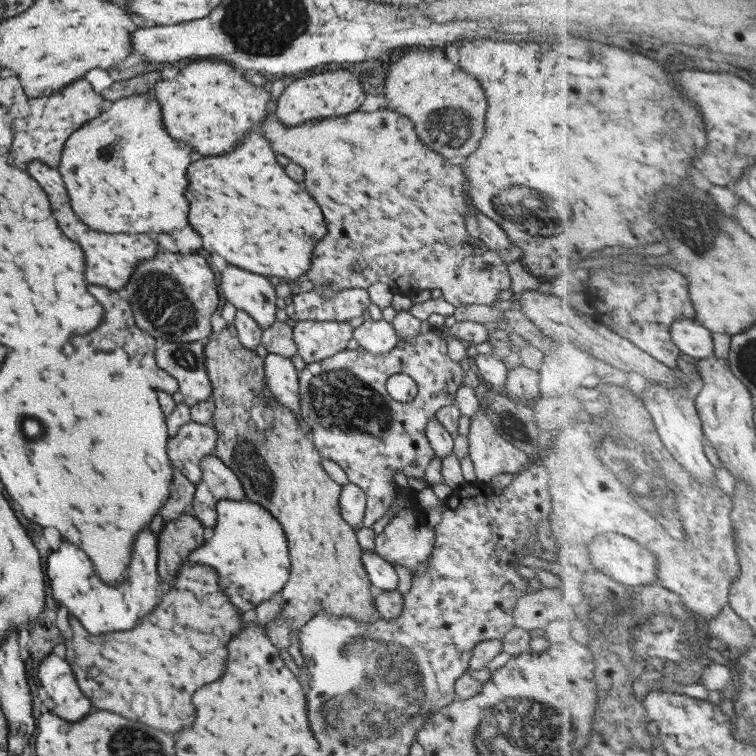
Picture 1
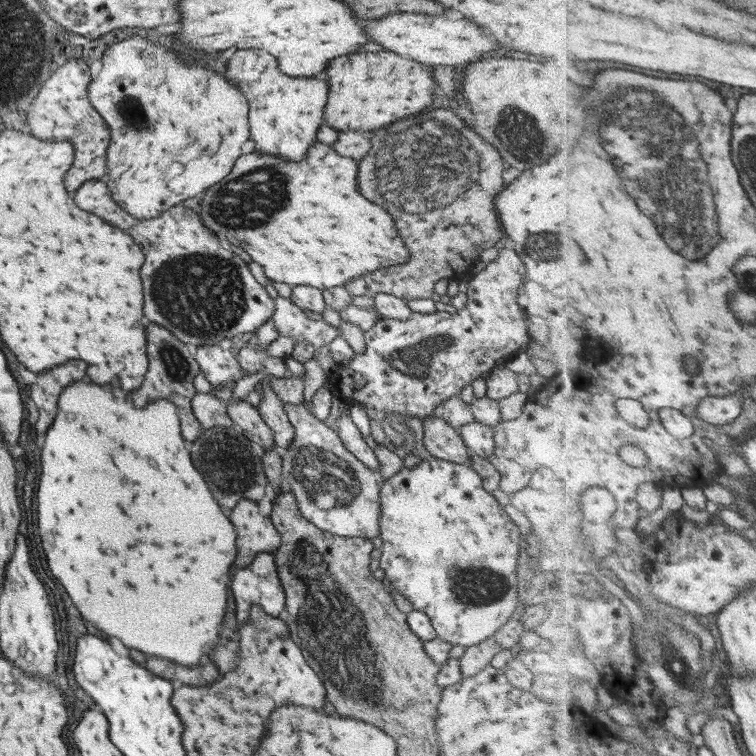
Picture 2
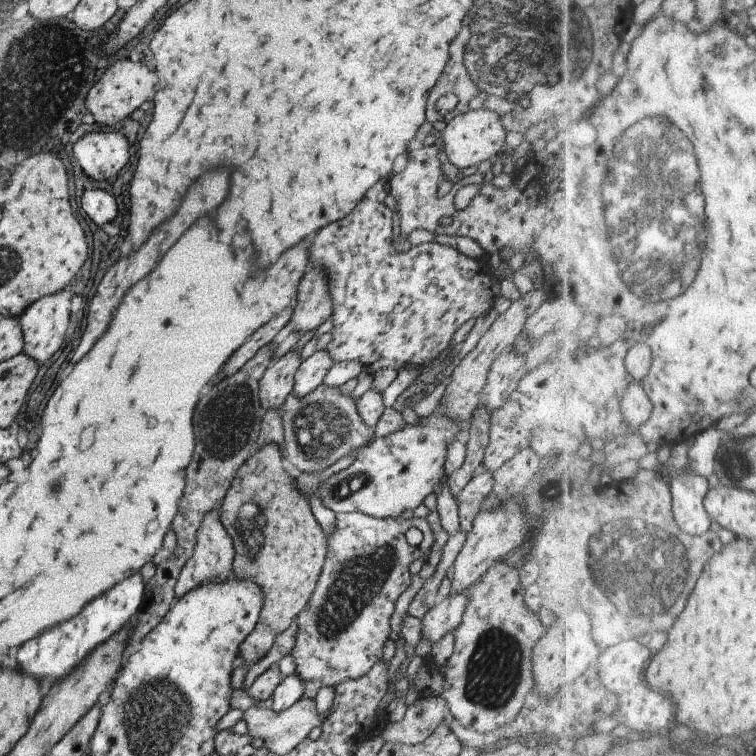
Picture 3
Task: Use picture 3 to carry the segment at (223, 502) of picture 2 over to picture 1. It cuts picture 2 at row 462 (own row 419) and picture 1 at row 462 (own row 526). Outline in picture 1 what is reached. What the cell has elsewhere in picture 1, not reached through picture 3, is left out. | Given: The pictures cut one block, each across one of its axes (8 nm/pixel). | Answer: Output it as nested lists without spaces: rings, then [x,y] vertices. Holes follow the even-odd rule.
[[[196,421],[180,426],[167,442],[167,453],[173,467],[196,484],[202,476],[201,460],[215,452],[217,431],[211,425]]]

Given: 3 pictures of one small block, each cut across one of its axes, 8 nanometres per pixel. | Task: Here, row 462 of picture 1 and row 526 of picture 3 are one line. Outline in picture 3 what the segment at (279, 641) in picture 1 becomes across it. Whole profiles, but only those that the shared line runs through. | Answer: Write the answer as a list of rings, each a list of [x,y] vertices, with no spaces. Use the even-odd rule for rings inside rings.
[[[266,444],[264,448],[257,450],[238,470],[219,509],[220,522],[234,542],[232,576],[236,577],[236,580],[256,582],[264,594],[258,624],[238,648],[237,665],[246,667],[251,662],[256,664],[265,658],[276,636],[286,631],[292,620],[299,617],[302,608],[306,607],[316,589],[316,582],[326,559],[326,536],[311,512],[309,500],[304,498],[302,491],[296,488],[294,479],[282,468],[283,456],[284,453],[276,444]]]

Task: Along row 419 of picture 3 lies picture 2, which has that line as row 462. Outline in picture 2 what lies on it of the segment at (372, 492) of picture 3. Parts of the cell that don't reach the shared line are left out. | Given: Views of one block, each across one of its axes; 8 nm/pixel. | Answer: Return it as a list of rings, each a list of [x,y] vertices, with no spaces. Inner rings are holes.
[[[428,457],[428,460],[420,462],[416,467],[408,469],[403,466],[400,472],[392,477],[383,480],[382,490],[380,490],[380,529],[382,539],[382,554],[379,558],[379,568],[385,572],[385,581],[392,584],[395,591],[407,598],[414,609],[424,611],[434,629],[438,639],[445,640],[451,645],[462,645],[465,647],[483,643],[488,637],[497,634],[497,631],[509,622],[515,610],[520,604],[518,600],[518,556],[520,552],[520,530],[510,519],[492,493],[482,487],[482,477],[473,470],[471,466],[452,463],[451,461],[439,460],[439,458]]]

